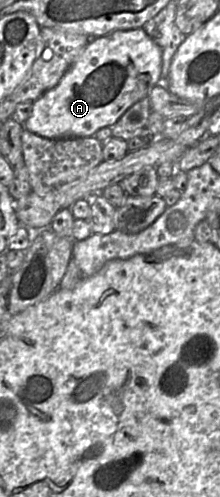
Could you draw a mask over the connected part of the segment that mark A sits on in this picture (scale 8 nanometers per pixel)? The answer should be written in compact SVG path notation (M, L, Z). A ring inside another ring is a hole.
M143 28L121 30L91 40L59 83L36 101L30 117L23 123L31 133L50 139L88 137L103 127L111 127L134 103L149 95L159 83L162 70L162 52Z

